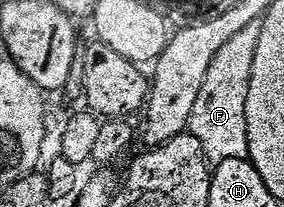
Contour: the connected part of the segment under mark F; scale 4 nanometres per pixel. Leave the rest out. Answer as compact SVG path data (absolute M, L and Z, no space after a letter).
M262 23L245 26L245 30L233 34L233 38L221 46L217 58L213 58L213 66L209 66L209 74L205 74L205 86L201 86L201 95L193 106L189 132L197 138L197 142L201 142L201 146L205 146L205 154L212 165L229 158L248 159L245 102L249 102L253 58L257 58L257 42L261 42L262 29Z

